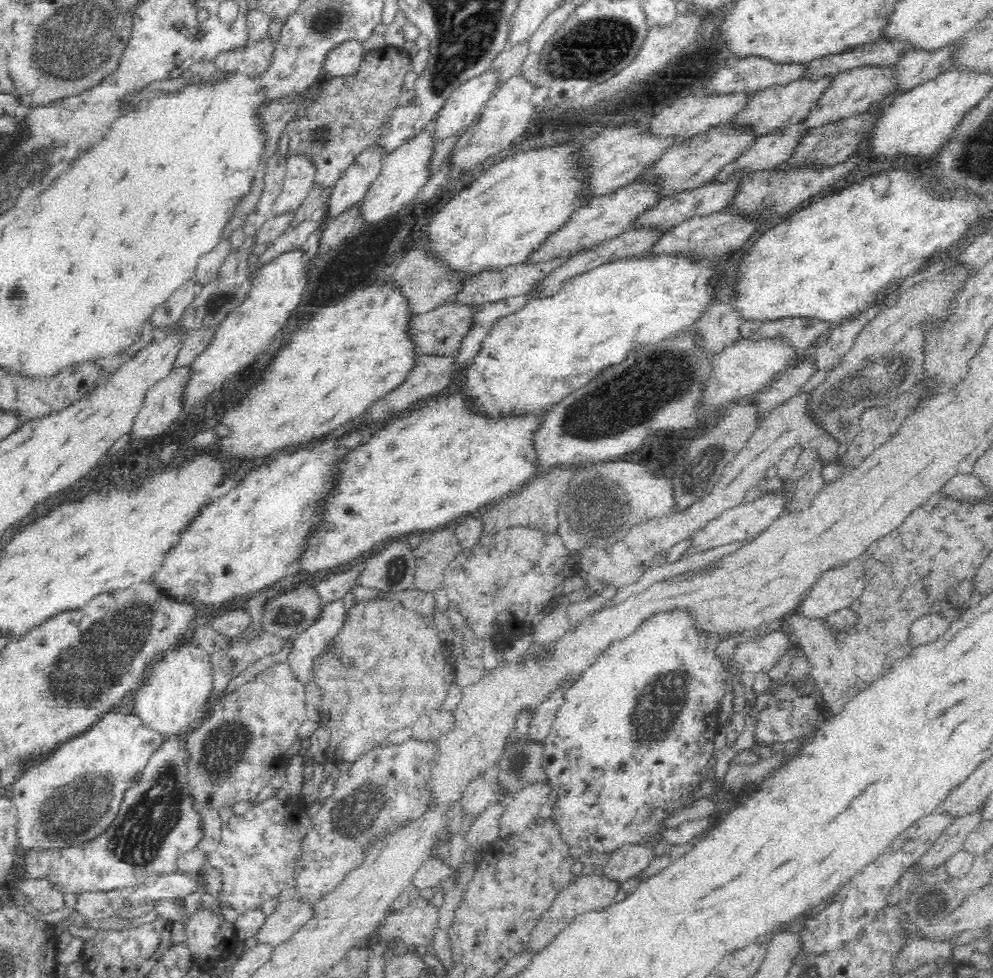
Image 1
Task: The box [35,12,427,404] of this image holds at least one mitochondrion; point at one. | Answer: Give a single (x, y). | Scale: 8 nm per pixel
(84, 158)

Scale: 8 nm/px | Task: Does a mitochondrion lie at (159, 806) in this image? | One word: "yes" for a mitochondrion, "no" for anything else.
yes

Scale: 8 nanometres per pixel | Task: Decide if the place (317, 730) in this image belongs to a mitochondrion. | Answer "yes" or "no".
no

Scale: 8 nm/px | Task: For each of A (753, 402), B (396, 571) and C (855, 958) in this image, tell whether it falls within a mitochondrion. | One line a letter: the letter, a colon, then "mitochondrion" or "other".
A: other
B: mitochondrion
C: other

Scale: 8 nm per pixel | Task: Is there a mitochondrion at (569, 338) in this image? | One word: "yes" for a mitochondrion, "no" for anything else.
no

